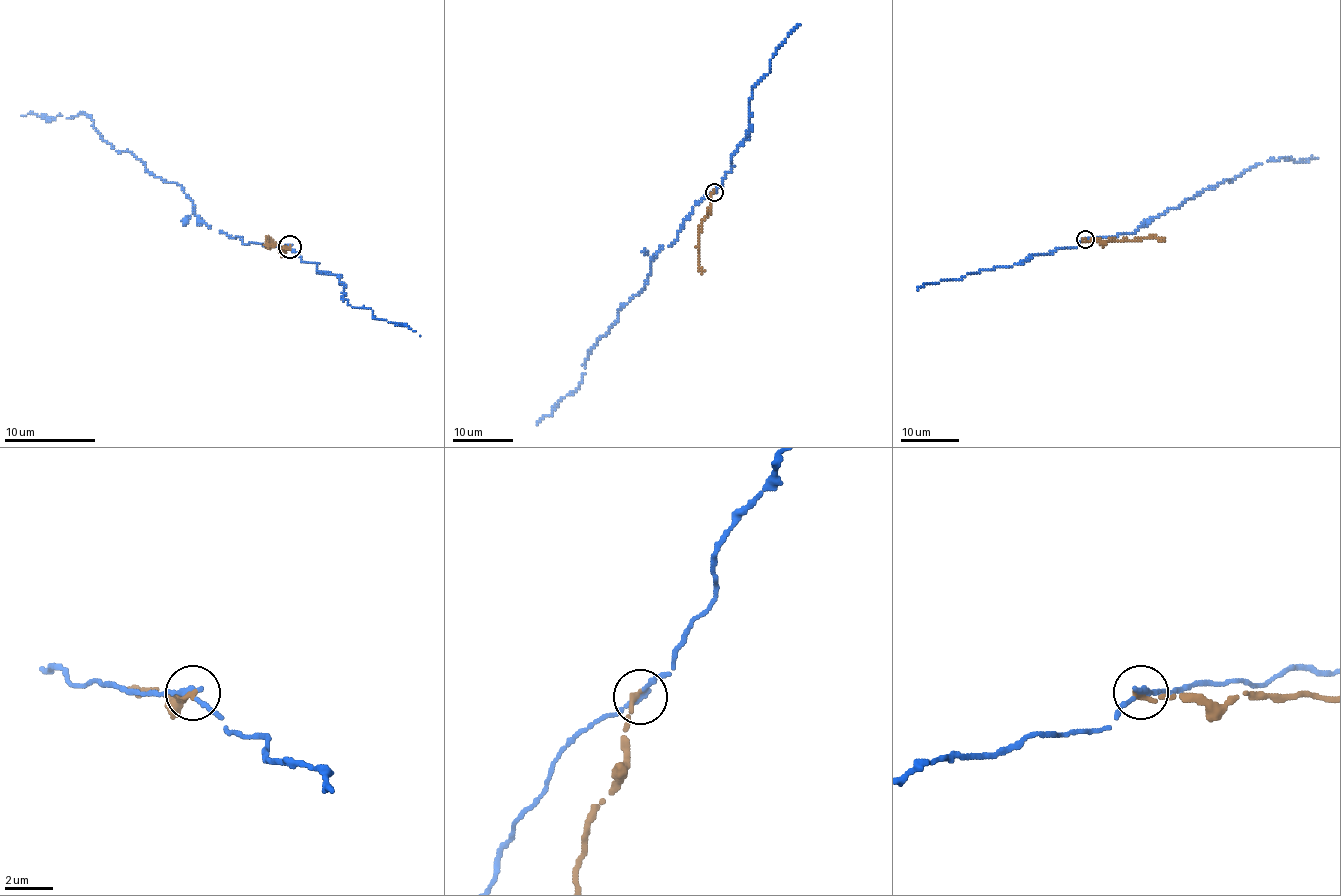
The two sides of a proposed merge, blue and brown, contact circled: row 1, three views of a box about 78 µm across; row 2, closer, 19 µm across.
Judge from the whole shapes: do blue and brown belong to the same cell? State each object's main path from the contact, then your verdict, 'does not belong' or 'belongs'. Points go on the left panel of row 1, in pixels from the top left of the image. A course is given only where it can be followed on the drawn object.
blue runs (290, 247), (211, 228), (182, 187), (163, 182), (129, 152), (116, 151), (85, 114), (21, 115); brown runs (288, 247), (281, 249), (276, 245), (265, 245), (266, 240), (275, 242); does not belong

